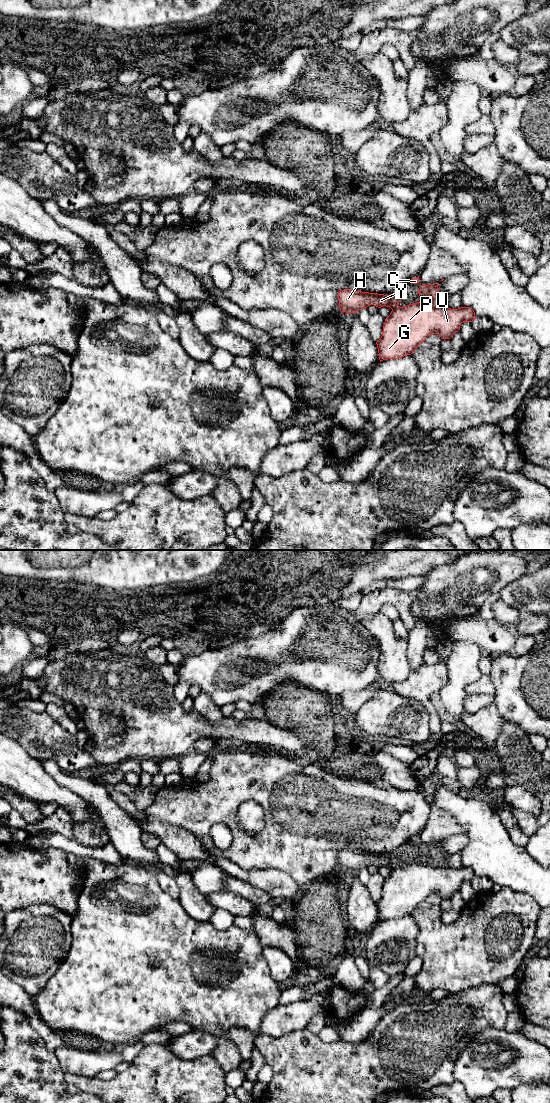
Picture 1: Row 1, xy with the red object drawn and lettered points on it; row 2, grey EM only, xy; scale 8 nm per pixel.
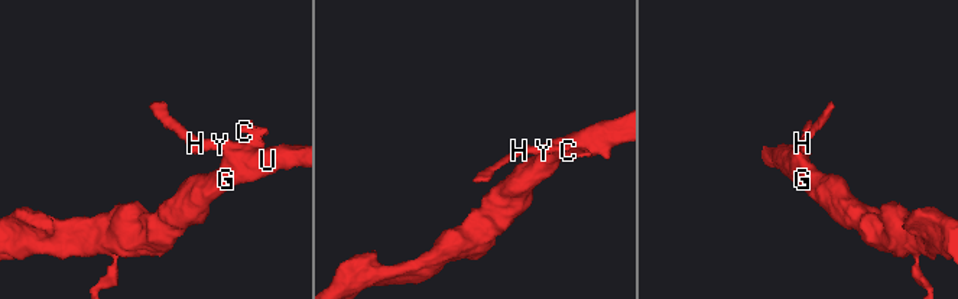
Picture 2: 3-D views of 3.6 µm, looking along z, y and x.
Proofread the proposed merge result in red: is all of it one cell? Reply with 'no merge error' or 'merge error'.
merge error

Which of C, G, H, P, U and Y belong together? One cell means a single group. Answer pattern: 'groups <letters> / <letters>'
groups C H Y / G P U

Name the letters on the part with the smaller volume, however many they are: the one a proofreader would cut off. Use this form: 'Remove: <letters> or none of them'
Remove: C, H, Y

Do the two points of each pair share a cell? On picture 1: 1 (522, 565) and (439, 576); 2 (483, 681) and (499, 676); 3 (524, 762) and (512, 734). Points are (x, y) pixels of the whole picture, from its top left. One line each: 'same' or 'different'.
1: same
2: different
3: same

